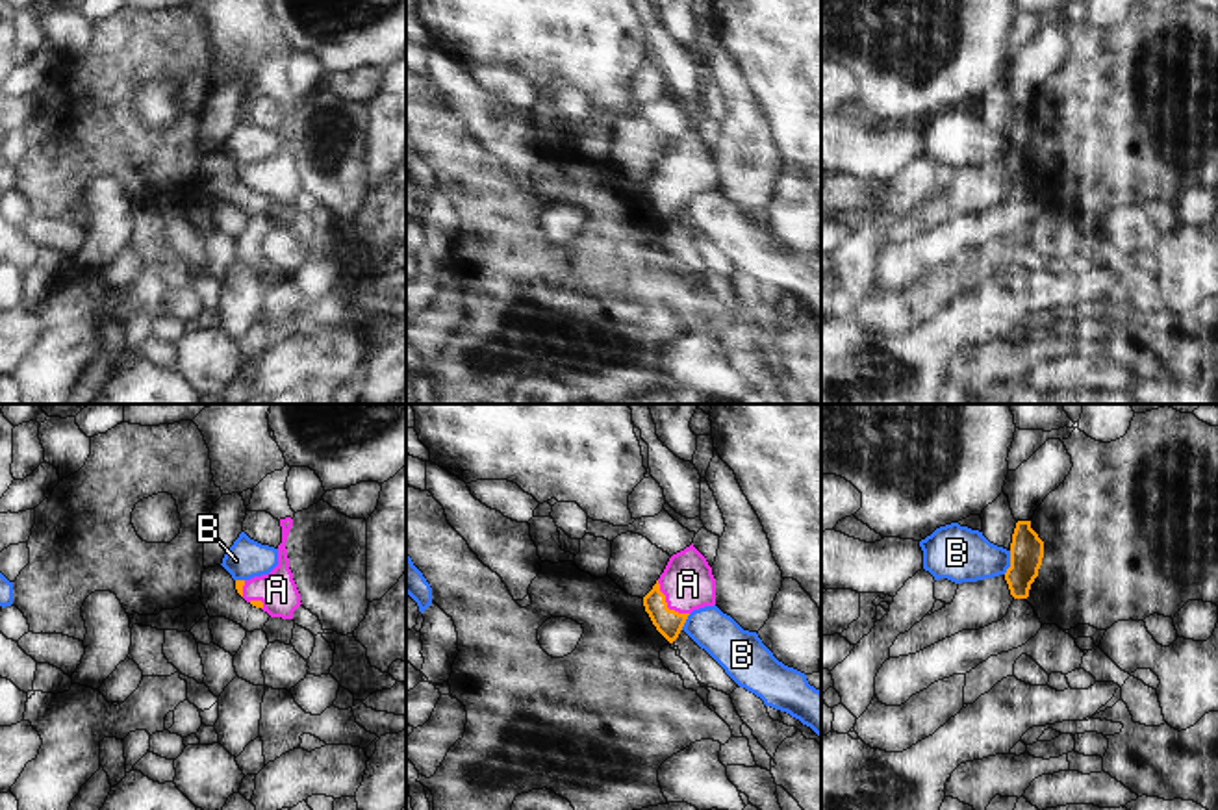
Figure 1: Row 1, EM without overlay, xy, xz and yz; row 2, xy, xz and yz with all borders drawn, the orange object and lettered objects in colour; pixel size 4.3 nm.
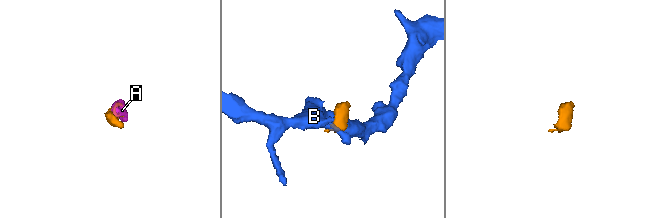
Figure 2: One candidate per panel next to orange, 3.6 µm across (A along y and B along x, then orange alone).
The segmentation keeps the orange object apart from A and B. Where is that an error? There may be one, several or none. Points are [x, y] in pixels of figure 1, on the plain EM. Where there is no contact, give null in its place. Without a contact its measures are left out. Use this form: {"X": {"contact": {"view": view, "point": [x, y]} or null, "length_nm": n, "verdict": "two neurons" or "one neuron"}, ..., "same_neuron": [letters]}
{"A": {"contact": {"view": "xz", "point": [666, 189]}, "length_nm": 200, "verdict": "one neuron"}, "B": {"contact": {"view": "yz", "point": [1011, 147]}, "length_nm": 110, "verdict": "two neurons"}, "same_neuron": ["A"]}

